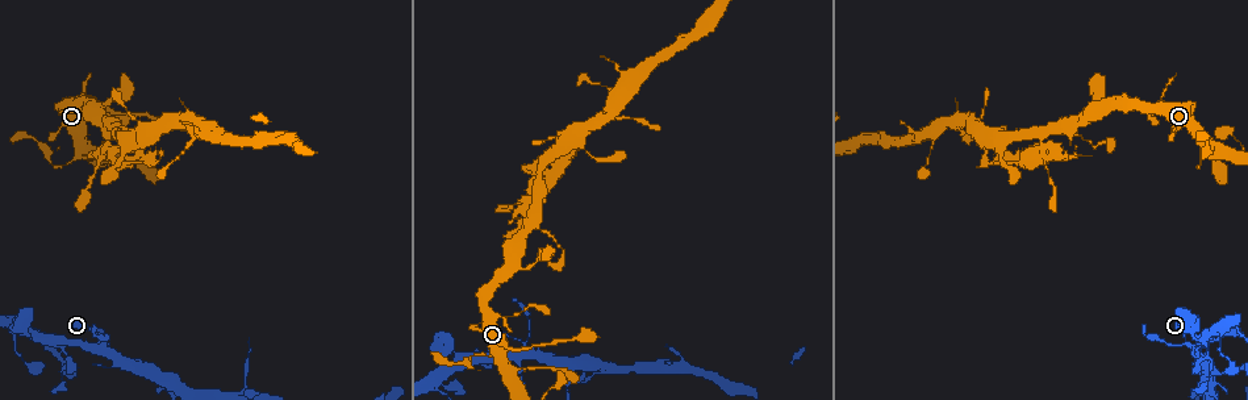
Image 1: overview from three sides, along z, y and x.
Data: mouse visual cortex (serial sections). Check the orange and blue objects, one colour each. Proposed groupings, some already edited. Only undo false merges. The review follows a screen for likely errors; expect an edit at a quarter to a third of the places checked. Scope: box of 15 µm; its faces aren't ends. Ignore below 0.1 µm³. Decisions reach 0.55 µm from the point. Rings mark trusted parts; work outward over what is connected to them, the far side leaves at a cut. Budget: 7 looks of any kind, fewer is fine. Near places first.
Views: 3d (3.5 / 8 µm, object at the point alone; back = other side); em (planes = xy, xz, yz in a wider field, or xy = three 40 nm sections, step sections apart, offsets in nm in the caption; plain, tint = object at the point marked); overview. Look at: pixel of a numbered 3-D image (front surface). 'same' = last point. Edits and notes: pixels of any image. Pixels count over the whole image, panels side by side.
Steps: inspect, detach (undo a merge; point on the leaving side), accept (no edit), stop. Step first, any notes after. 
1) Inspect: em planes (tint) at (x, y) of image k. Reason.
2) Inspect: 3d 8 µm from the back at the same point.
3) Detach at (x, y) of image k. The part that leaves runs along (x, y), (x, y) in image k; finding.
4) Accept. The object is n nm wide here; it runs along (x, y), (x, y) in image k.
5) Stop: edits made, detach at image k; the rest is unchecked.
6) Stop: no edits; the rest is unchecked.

Inspect: 3d 8 µm at (1201, 162) of image 1. Abrupt turn.

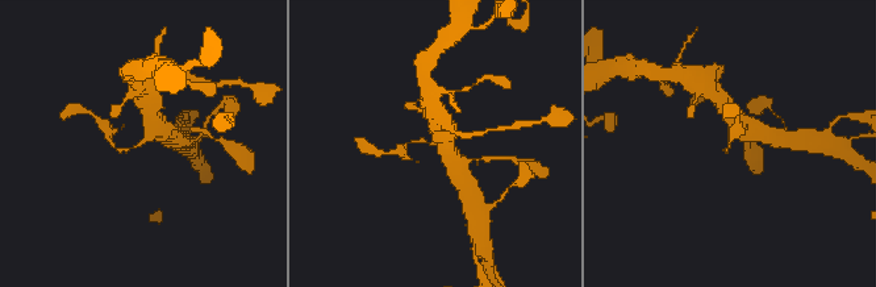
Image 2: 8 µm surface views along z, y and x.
Inspect: em xy step 1 (tint) at (136, 146) of image 2. The arms are 150, 450 nm wide.

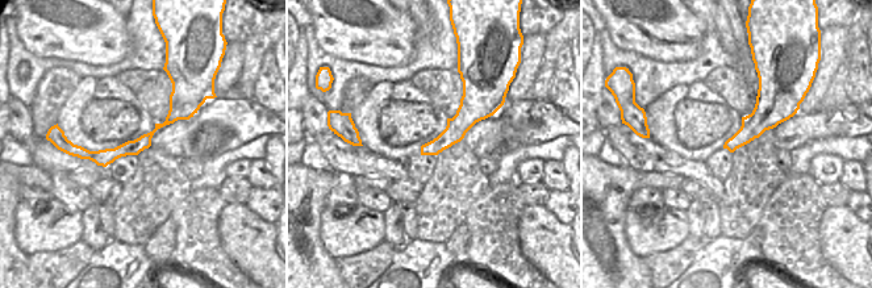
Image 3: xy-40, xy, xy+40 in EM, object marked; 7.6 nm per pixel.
Accept. It runs along (196, 105), (134, 147), (71, 151) in image 3; all the same cell.

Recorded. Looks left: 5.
Inspect: 3d 3.5 µm at (174, 388) of image 1. Abrupt turn.

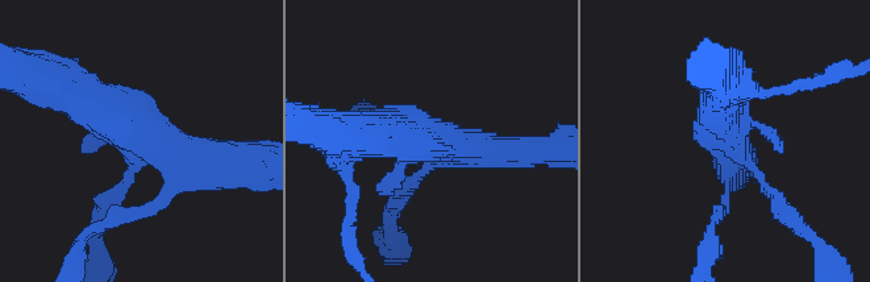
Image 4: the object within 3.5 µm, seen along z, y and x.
Accept. It runs along (69, 90), (162, 146), (230, 158) in image 4; continuous, no second cell.

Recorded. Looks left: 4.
Inspect: 3d 3.5 µm at (1219, 348) of image 1. Calibre changes.

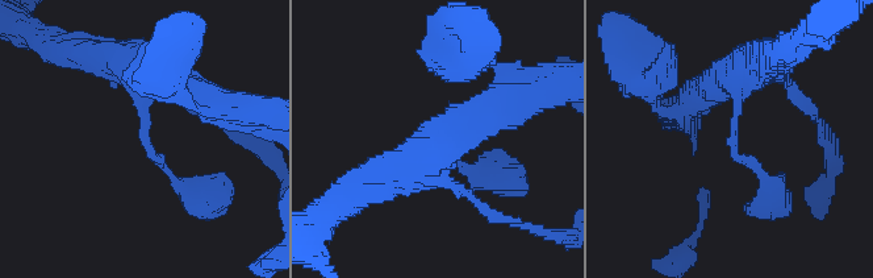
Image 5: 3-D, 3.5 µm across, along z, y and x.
Inspect: em xy step 1 (tint) at (144, 136) of image 5. Shape alone is not enough.

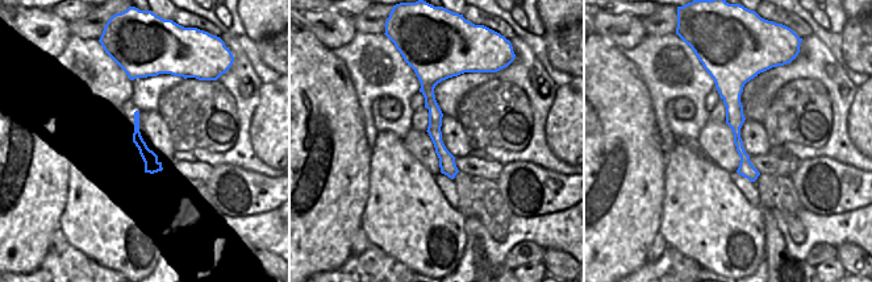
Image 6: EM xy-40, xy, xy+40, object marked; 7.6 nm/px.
Inspect: em xy step 3 (tint) at the same point. Cut it another way.

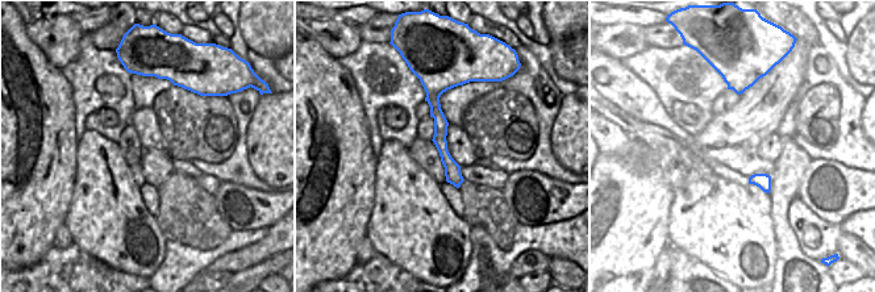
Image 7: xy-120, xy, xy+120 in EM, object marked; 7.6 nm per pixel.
Accept. It runs along (717, 86), (734, 78), (734, 150), (775, 195) in image 5; all the same cell.

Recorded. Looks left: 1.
Stop: no edits; the rest is unchecked.

